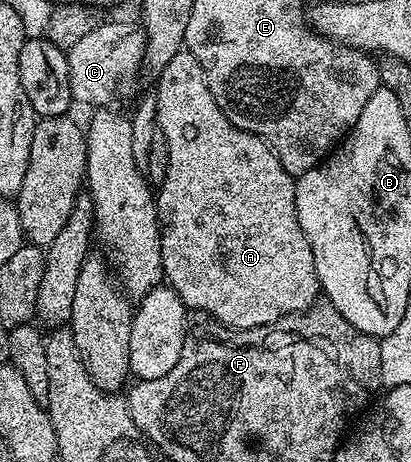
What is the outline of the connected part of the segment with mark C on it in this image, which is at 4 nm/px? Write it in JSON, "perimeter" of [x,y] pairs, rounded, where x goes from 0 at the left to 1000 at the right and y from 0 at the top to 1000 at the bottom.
{"perimeter":[[[251,43],[163,113],[161,126],[173,212],[187,225],[258,232],[287,199],[307,210],[324,206],[336,156],[348,156],[355,130],[355,69],[328,48]]]}

